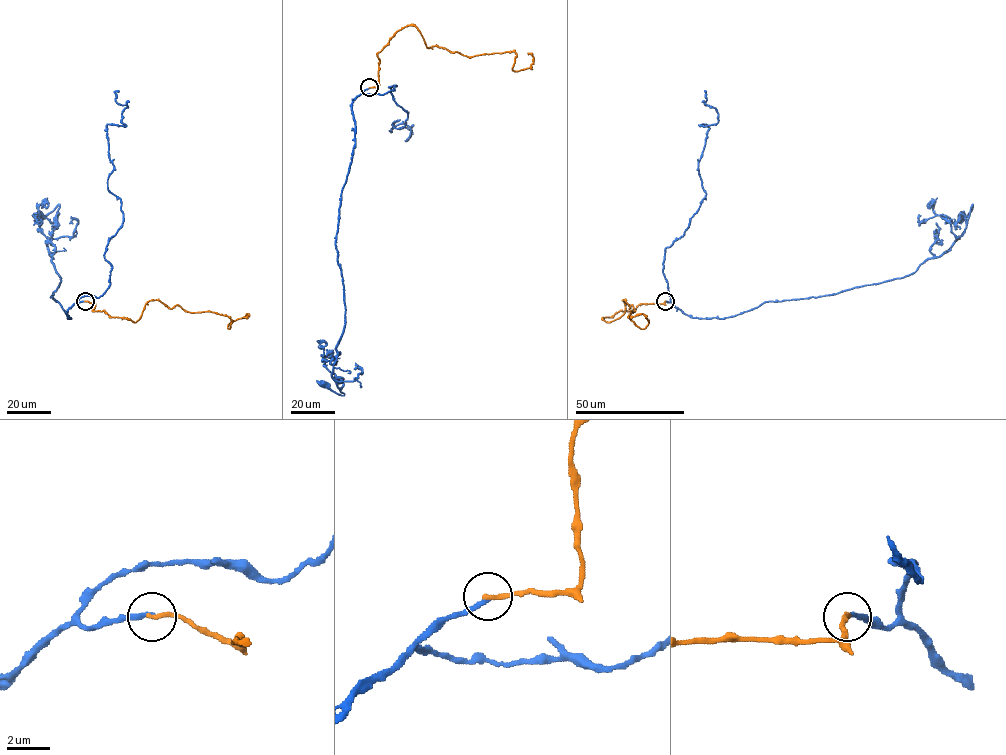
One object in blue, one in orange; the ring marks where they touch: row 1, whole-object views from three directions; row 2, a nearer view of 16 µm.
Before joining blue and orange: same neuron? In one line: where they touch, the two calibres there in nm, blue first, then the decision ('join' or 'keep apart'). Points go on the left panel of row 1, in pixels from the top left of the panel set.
(85, 301) | 200/220 nm | keep apart

